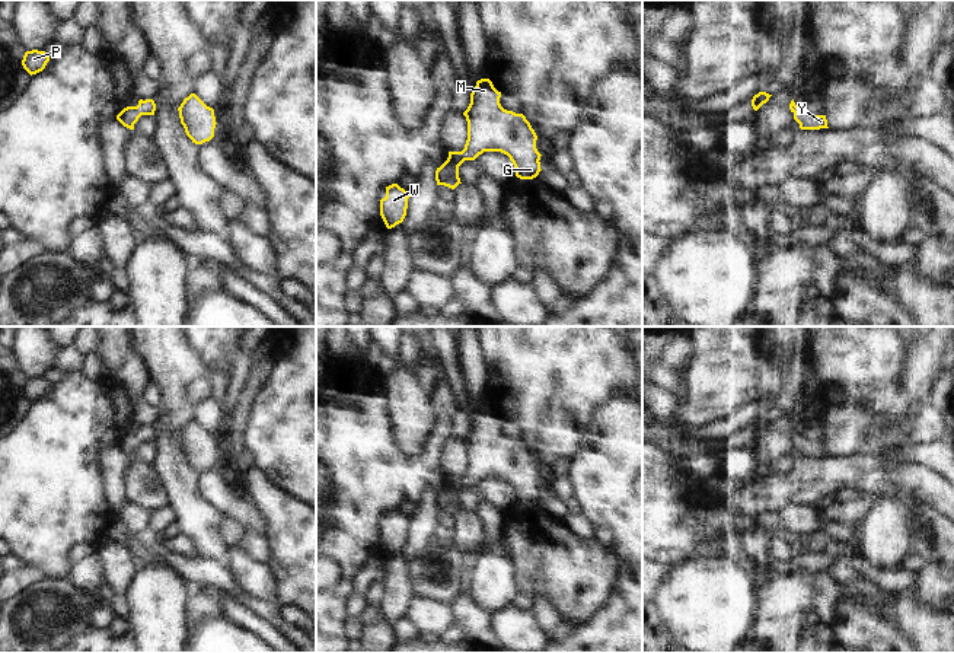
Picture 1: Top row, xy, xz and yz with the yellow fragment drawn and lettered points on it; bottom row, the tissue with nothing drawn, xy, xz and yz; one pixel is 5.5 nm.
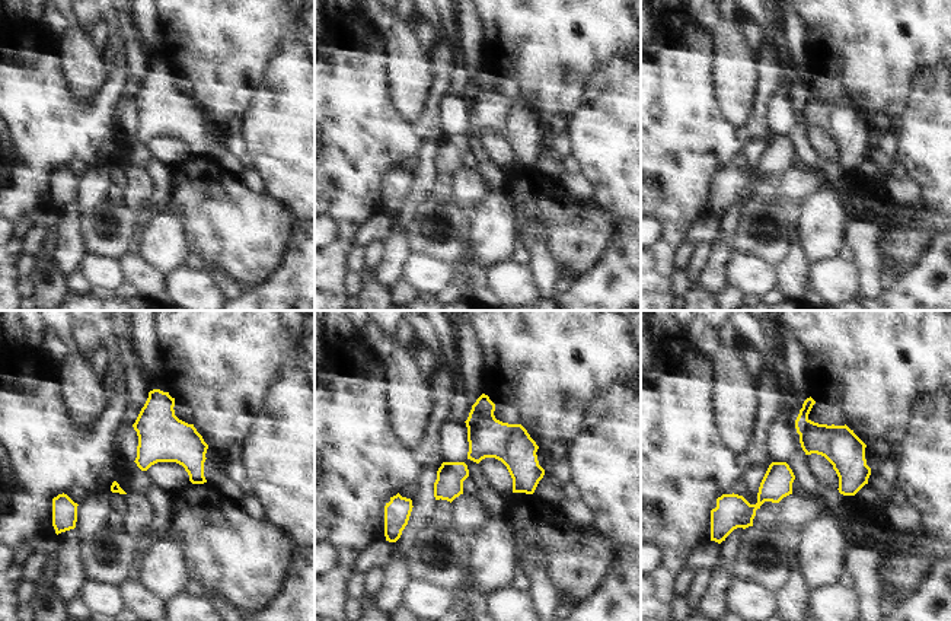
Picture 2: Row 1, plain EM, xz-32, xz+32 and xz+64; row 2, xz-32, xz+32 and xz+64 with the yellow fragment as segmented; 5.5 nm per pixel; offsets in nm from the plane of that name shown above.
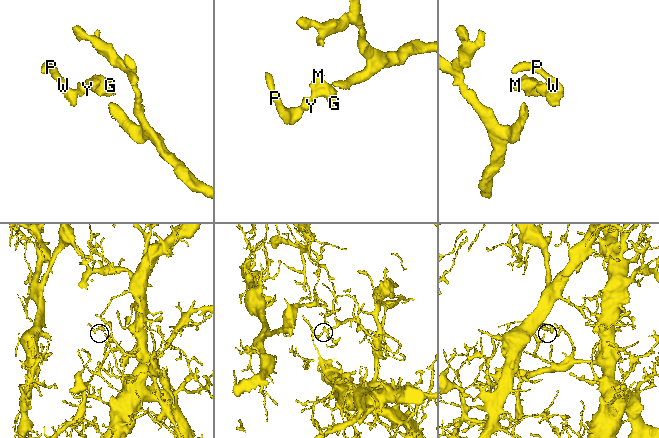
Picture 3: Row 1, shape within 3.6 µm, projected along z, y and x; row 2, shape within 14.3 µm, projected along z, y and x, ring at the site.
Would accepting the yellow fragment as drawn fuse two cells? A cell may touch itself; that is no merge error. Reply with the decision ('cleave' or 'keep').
keep

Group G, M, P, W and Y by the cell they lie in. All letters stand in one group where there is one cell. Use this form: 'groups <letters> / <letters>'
groups G M P W Y

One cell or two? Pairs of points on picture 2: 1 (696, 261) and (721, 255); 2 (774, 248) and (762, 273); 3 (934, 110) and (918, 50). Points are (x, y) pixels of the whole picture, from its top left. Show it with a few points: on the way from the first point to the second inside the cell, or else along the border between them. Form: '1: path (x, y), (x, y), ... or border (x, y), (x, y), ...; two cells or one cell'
1: border (711, 244), (708, 261), (699, 271), (696, 282); two cells
2: border (736, 251), (755, 254), (774, 266); two cells
3: border (935, 64), (926, 67); two cells

